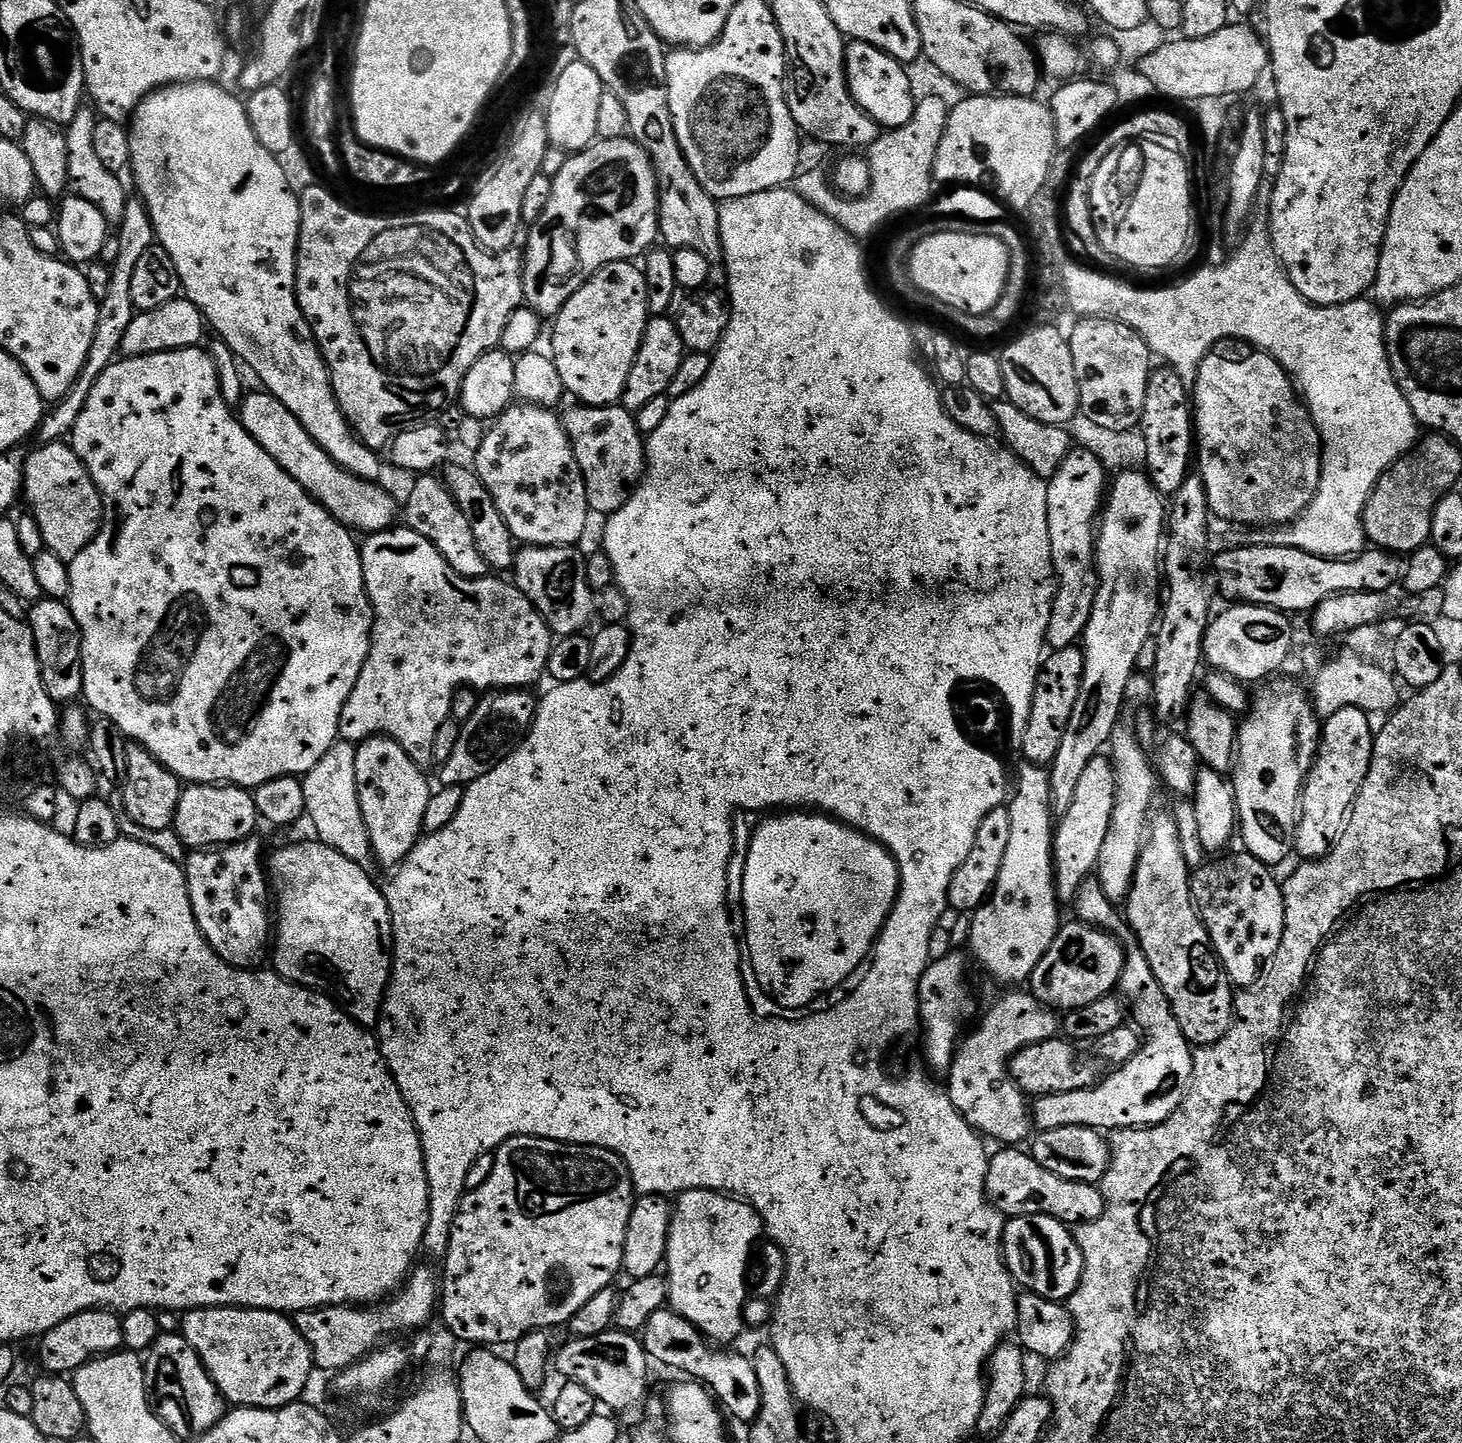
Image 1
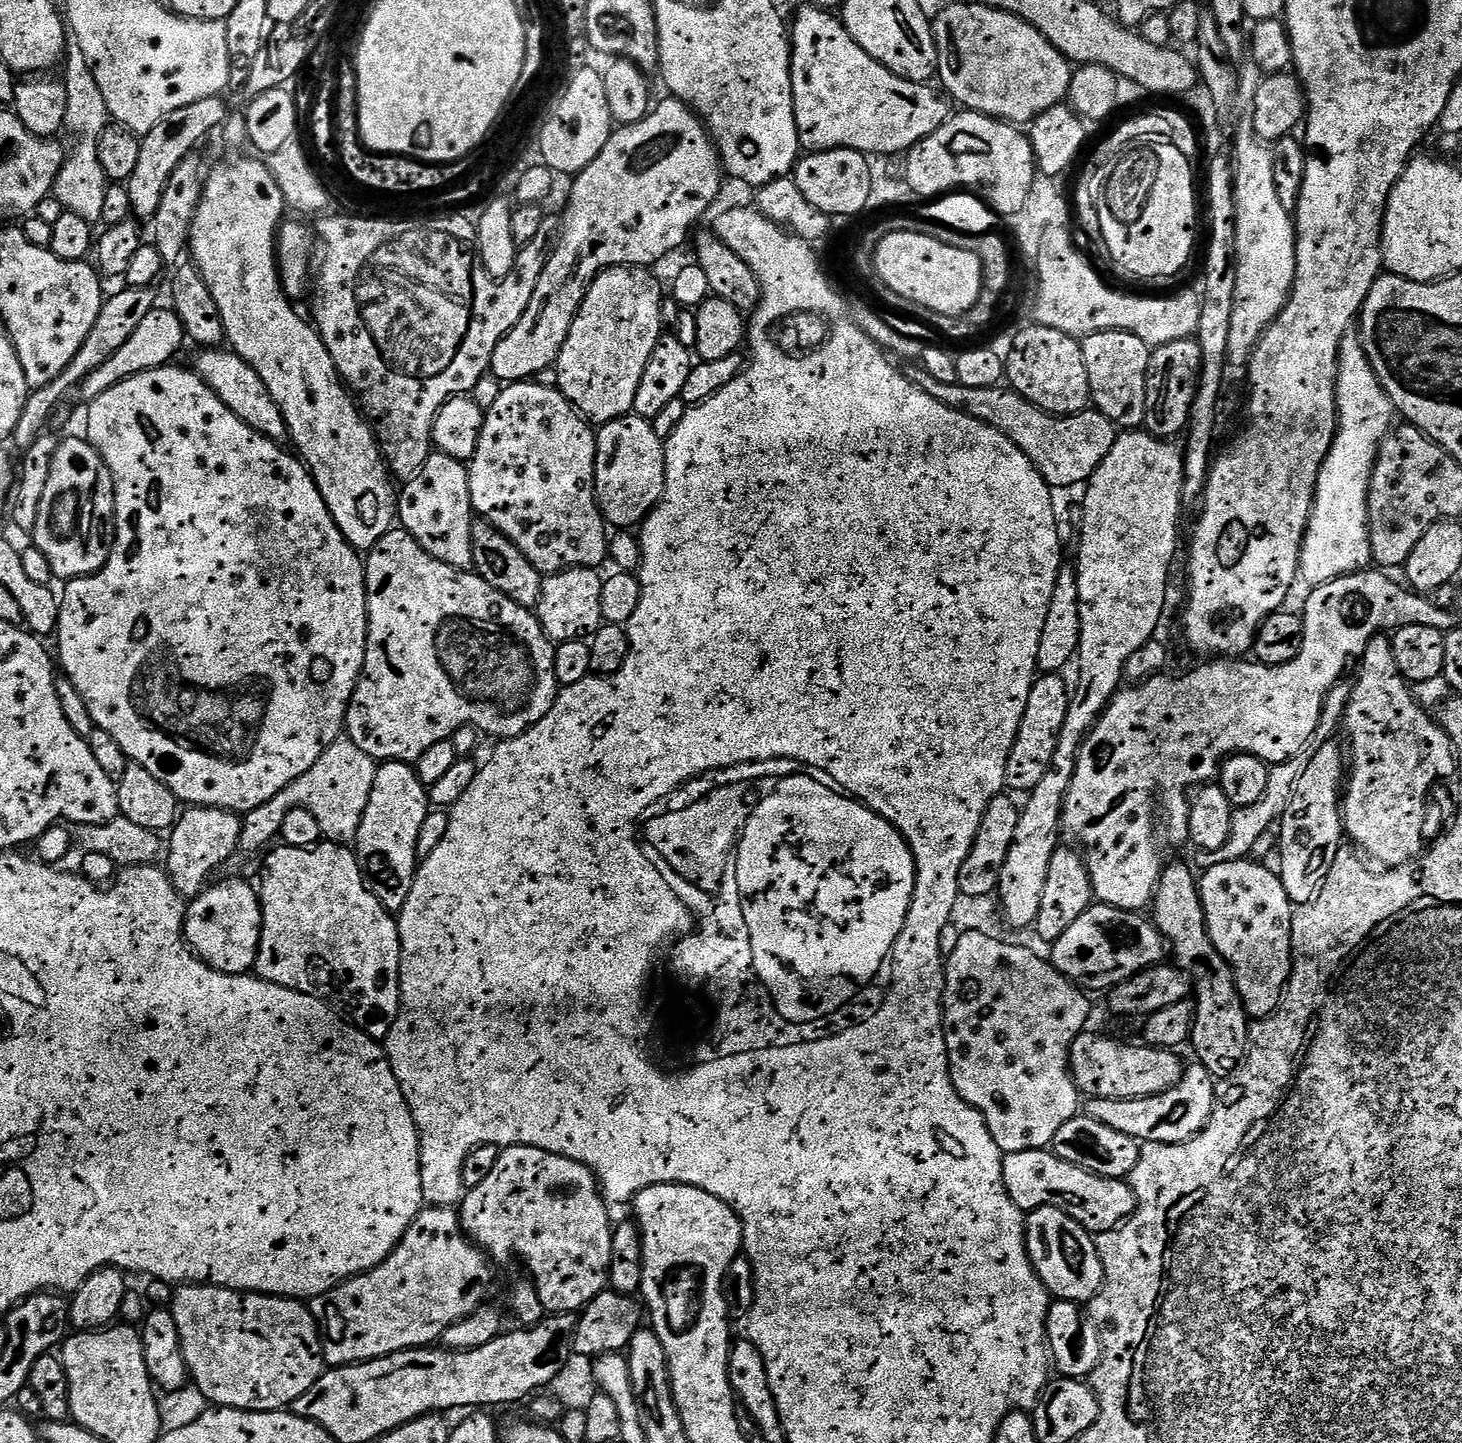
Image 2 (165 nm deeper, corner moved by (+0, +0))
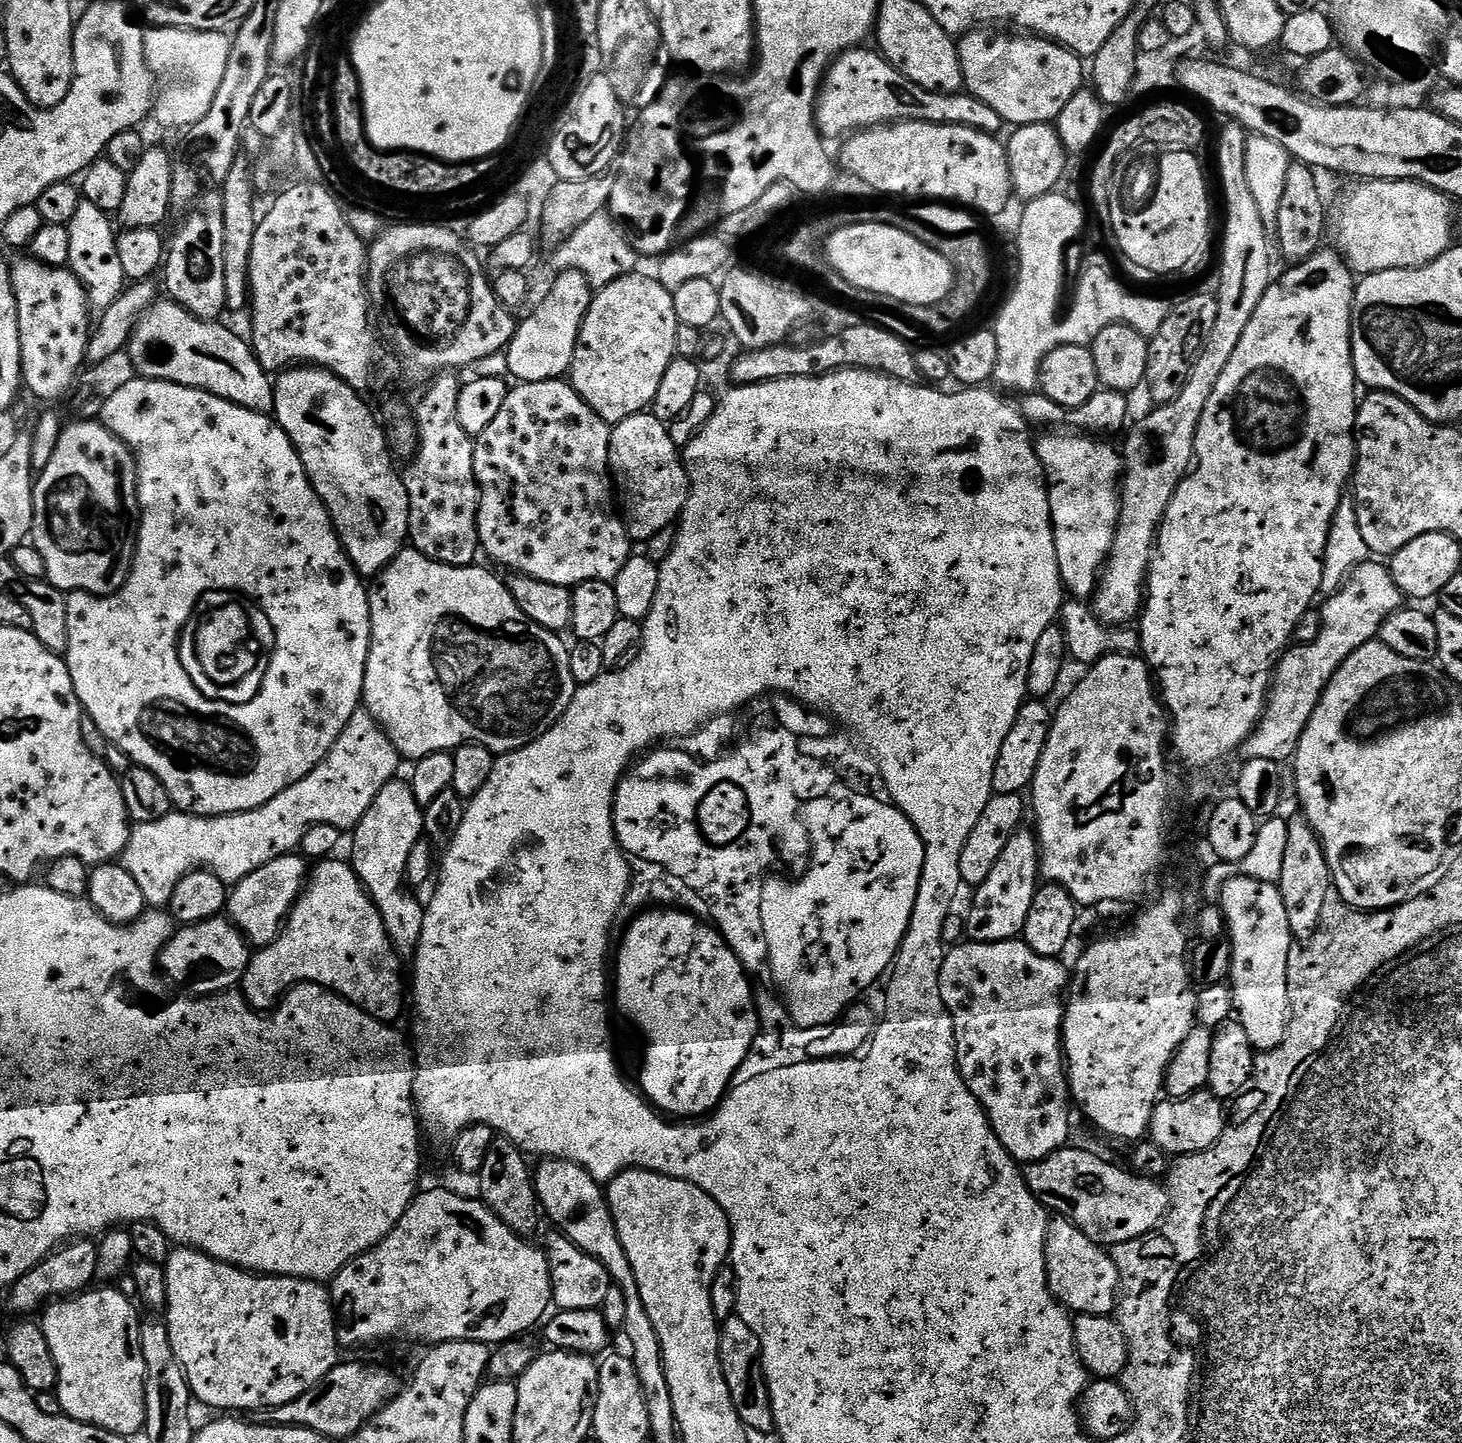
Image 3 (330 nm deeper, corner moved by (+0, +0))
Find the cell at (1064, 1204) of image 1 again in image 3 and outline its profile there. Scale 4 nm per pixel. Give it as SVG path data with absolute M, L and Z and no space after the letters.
M1065 1146L1044 1160L1029 1163L1028 1172L1026 1168L1023 1173L1028 1189L1049 1213L1067 1218L1101 1246L1130 1242L1164 1223L1170 1207L1170 1192L1159 1179L1136 1170L1127 1172L1092 1152L1072 1147Z

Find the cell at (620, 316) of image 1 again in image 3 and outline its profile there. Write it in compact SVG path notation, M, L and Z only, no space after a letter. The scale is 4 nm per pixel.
M629 274L620 276L618 279L610 282L604 288L599 289L589 299L588 312L584 316L584 321L580 327L578 334L578 342L574 350L574 358L570 369L570 383L572 389L588 404L593 412L597 412L601 418L610 426L621 424L626 418L637 416L640 412L651 409L652 399L658 392L658 385L662 382L662 374L666 374L666 366L670 366L672 360L677 359L676 347L674 346L674 338L676 337L676 325L678 323L674 314L674 298L669 289L663 288L659 279L648 276L638 276L639 274Z

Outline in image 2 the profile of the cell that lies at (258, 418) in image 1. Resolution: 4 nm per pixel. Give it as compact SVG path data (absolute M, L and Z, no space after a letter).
M204 350L199 353L194 371L210 387L212 393L217 396L225 406L234 413L246 426L250 426L258 434L277 442L283 441L288 436L288 428L280 413L280 407L274 402L270 390L258 378L258 374L231 350Z

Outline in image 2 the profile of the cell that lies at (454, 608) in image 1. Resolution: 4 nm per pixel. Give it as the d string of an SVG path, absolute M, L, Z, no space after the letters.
M403 530L386 533L370 549L367 556L364 564L364 585L368 595L366 658L352 700L348 703L346 721L347 739L352 740L358 750L362 750L377 762L415 762L422 758L422 754L426 754L426 750L430 750L430 746L434 746L434 742L451 740L453 734L467 724L477 728L485 737L496 736L497 741L512 740L542 722L546 714L550 714L558 695L555 670L557 645L545 634L535 611L518 606L518 602L494 590L494 586L476 575L475 571L459 572L454 566L446 566L446 562L438 562L438 558L426 554L426 550L418 546L416 539Z

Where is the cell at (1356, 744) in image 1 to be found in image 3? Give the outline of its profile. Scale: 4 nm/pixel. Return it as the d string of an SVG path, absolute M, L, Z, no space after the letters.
M1303 818L1288 820L1289 834L1286 839L1286 854L1283 859L1282 874L1278 887L1290 922L1293 937L1308 938L1321 927L1320 919L1324 916L1324 907L1328 904L1328 888L1333 887L1332 871L1324 857L1320 840L1314 830Z

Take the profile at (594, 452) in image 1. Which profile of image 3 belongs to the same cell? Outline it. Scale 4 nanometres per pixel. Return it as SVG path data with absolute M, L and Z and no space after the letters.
M642 411L615 425L610 438L608 470L615 487L619 489L618 508L624 511L622 519L629 541L647 542L654 538L654 534L673 527L684 503L688 501L688 475L681 449L670 442L665 421Z

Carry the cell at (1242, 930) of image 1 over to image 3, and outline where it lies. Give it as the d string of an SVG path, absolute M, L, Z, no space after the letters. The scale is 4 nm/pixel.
M1236 874L1221 889L1218 907L1223 912L1227 943L1232 946L1230 987L1238 1021L1246 1028L1255 1051L1269 1052L1286 1038L1292 1007L1288 993L1288 959L1294 950L1294 937L1286 918L1282 894L1276 884Z

